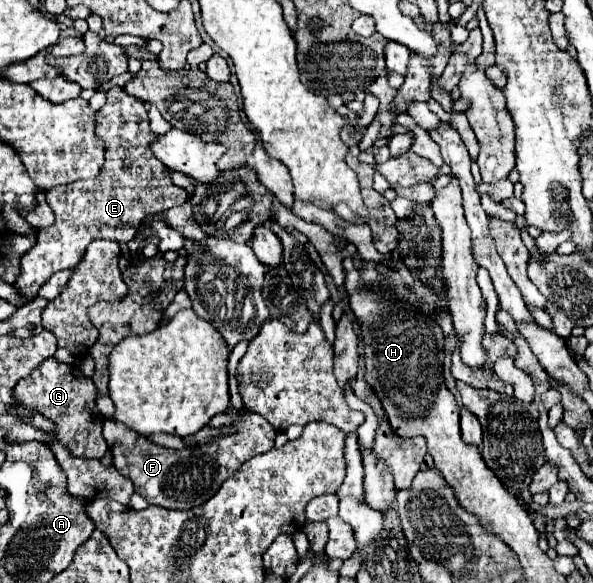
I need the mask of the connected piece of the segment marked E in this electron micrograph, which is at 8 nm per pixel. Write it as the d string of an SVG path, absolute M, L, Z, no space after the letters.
M112 87L106 105L96 113L96 135L104 141L106 161L94 179L74 181L46 191L48 205L54 209L54 225L40 229L36 245L22 257L22 273L16 285L22 293L36 297L38 289L52 277L52 273L76 267L88 243L96 239L110 239L126 245L134 239L136 227L146 215L160 213L186 203L188 193L170 181L168 169L152 157L150 143L156 134L150 129L148 113L140 99L128 95L120 87Z

